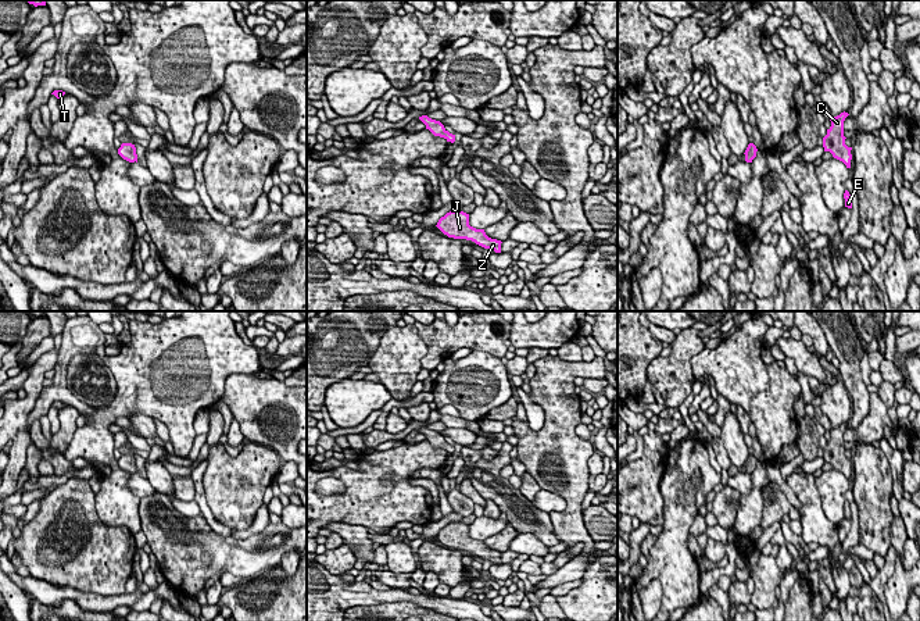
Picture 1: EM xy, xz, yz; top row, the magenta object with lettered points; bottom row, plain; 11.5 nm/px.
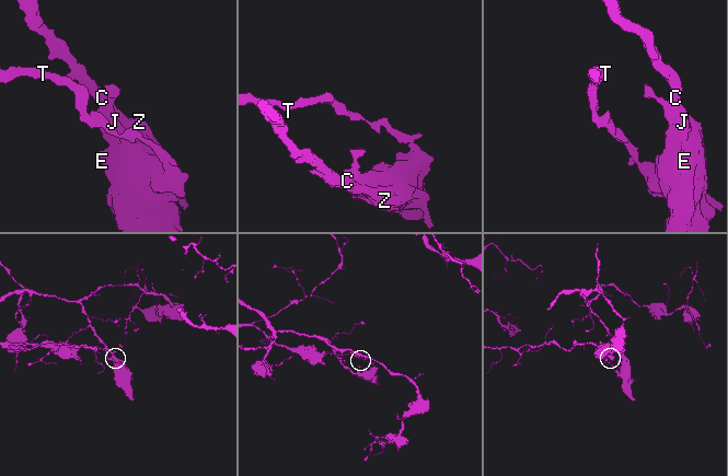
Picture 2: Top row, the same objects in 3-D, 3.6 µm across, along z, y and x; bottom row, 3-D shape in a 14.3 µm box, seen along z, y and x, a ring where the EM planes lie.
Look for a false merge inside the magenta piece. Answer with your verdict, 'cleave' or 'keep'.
cleave

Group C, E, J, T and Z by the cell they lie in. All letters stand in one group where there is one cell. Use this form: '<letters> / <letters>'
C E J Z / T

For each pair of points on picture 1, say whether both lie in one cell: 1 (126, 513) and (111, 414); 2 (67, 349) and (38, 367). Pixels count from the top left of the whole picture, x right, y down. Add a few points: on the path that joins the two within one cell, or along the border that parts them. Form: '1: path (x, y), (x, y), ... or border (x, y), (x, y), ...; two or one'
1: path (117, 488), (117, 471), (103, 453), (103, 439); one
2: border (58, 350), (53, 368); two

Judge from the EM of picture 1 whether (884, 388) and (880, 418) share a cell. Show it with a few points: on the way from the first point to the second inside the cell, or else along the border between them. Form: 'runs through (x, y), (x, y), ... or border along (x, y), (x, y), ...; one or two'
border along (877, 393), (887, 409); two

